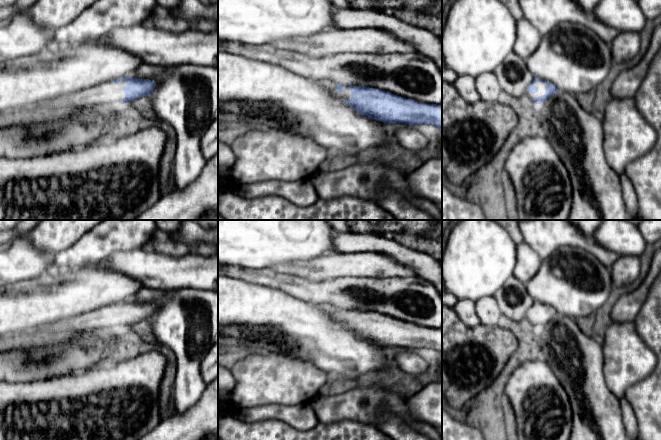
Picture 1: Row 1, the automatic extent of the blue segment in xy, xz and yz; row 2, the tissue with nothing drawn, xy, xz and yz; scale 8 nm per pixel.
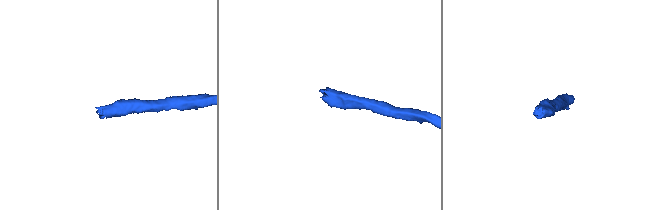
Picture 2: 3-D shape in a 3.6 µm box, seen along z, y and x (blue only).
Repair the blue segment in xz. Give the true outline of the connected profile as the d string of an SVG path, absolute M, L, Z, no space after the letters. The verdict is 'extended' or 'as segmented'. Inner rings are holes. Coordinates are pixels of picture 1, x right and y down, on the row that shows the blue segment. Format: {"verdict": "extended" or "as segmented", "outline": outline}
{"verdict": "extended", "outline": "M323 80L322 84L330 91L339 94L340 98L354 108L359 114L387 123L404 123L408 125L431 124L442 130L442 106L419 103L376 88L340 85L333 81Z"}

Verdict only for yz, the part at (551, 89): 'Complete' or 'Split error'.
Split error

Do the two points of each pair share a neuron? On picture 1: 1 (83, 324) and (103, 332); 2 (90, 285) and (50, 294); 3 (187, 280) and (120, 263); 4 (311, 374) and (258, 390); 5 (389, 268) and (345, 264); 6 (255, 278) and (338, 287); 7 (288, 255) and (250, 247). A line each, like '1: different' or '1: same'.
1: different
2: same
3: same
4: same
5: same
6: same
7: same

